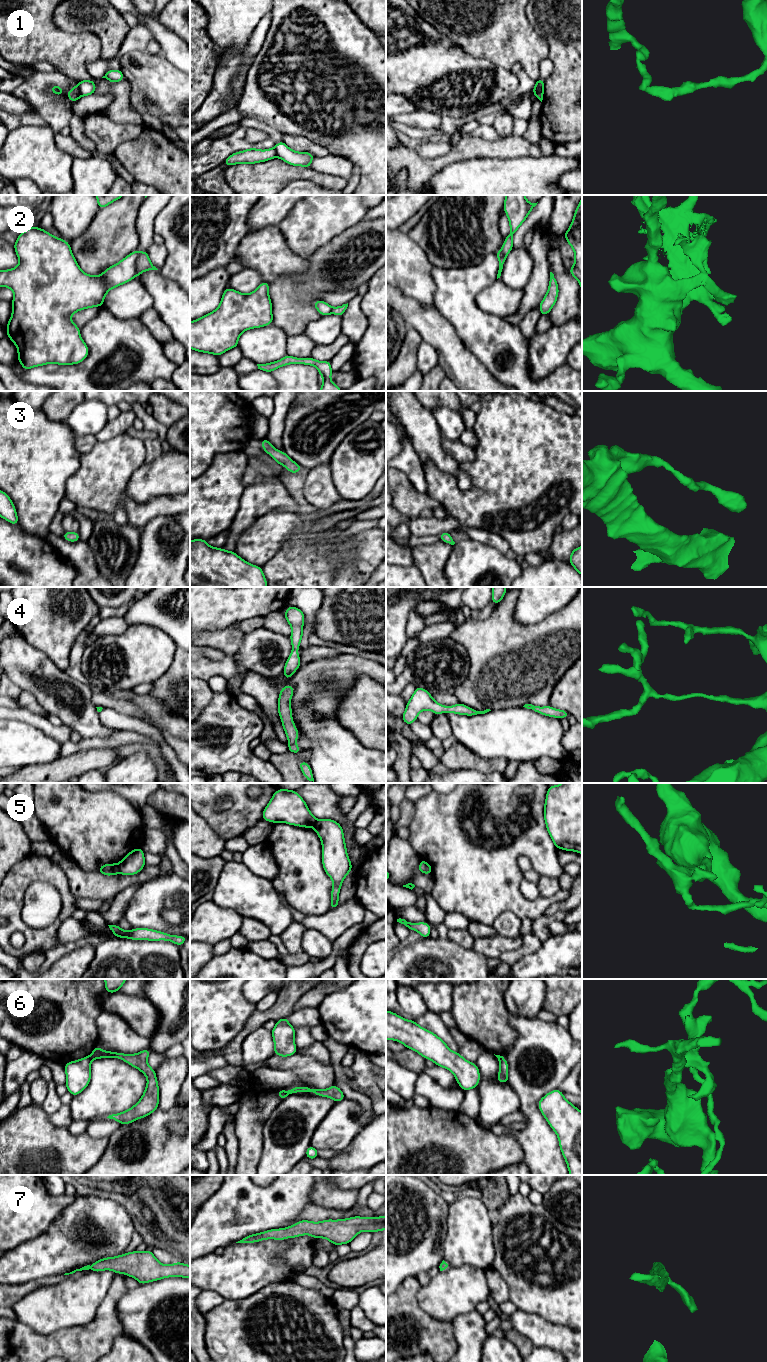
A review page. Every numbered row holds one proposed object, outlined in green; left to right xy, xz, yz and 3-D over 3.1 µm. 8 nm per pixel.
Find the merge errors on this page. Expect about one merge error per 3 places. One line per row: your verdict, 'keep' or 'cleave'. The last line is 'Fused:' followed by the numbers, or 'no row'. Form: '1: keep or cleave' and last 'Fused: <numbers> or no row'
1: cleave
2: cleave
3: keep
4: keep
5: cleave
6: cleave
7: keep
Fused: 1, 2, 5, 6

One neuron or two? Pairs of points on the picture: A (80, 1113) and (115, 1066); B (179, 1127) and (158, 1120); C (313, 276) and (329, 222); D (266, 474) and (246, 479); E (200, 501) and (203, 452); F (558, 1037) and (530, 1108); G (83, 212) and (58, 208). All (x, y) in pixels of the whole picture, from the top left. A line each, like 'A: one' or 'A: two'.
A: one
B: two
C: two
D: one
E: two
F: one
G: one

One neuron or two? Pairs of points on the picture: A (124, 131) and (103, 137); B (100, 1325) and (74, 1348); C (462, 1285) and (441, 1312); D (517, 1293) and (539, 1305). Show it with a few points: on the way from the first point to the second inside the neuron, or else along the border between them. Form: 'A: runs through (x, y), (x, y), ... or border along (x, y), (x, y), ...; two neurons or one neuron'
A: runs through (119, 133), (108, 135); one neuron
B: runs through (94, 1331), (80, 1345); one neuron
C: runs through (455, 1292), (442, 1305); one neuron
D: runs through (522, 1293), (527, 1293), (534, 1300); one neuron

